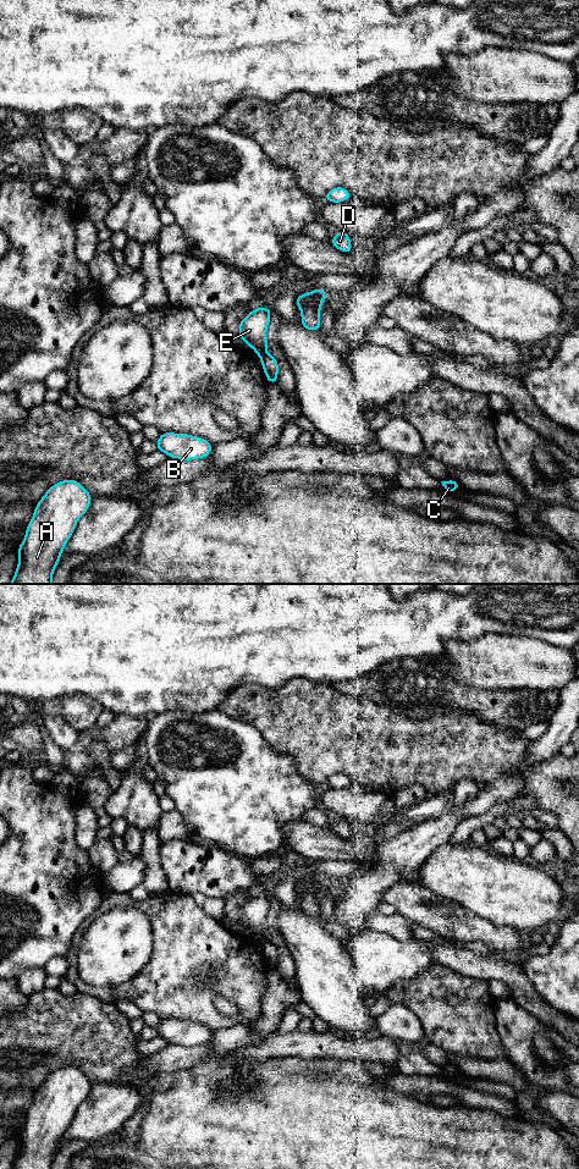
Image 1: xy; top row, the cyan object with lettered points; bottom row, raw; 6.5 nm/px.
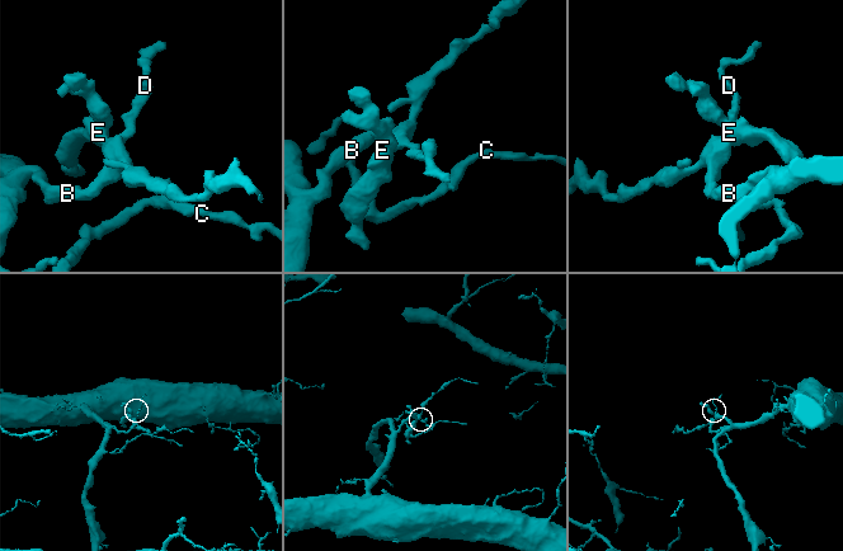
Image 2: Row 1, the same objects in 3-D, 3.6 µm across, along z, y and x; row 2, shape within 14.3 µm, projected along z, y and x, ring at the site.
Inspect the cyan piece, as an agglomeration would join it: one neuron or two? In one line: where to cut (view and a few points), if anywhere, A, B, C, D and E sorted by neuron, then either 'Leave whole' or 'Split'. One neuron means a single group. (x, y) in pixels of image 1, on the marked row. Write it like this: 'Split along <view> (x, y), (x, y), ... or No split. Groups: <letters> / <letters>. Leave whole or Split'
Split along xy (265, 351), (259, 356). Groups: A B C D / E. Split

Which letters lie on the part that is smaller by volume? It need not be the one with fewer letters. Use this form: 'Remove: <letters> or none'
Remove: E

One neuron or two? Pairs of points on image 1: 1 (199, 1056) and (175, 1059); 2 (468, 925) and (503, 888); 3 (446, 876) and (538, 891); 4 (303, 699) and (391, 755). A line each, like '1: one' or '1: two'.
1: one
2: two
3: one
4: one

